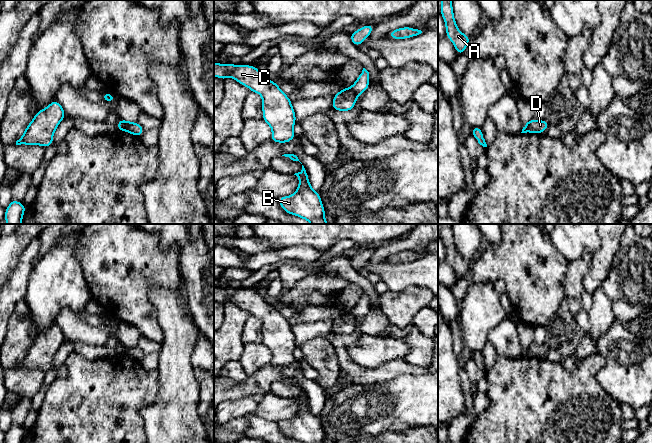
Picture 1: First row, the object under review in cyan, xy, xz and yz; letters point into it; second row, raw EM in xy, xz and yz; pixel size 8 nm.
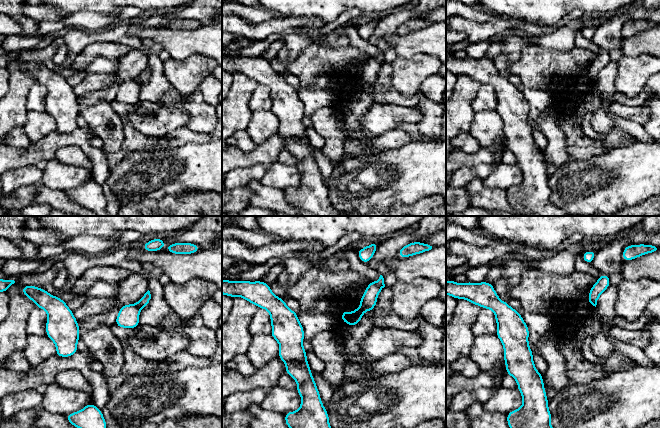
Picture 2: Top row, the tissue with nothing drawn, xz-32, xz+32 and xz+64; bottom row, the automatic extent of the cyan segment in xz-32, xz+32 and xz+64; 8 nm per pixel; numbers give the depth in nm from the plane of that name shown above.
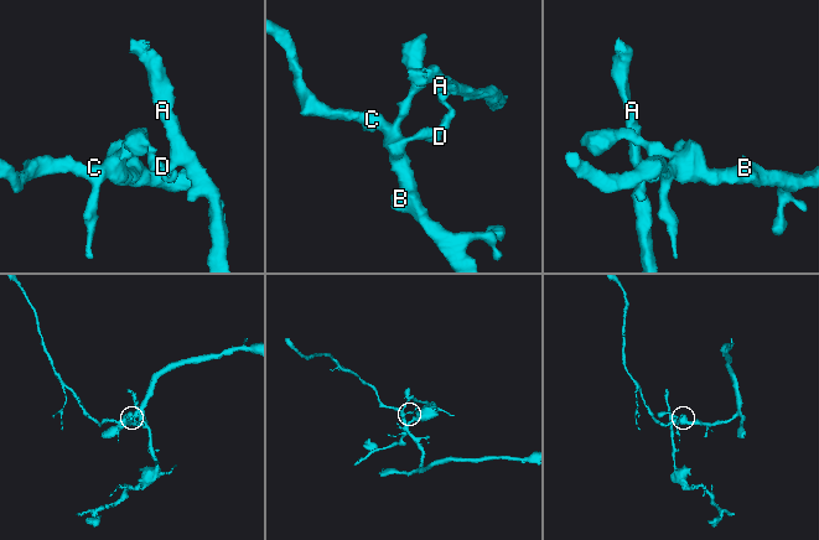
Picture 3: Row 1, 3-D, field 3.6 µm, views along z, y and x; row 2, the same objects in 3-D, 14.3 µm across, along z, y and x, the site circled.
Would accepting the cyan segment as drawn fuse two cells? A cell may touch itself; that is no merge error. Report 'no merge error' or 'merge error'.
merge error

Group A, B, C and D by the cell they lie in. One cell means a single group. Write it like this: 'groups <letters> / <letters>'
groups A / B C D

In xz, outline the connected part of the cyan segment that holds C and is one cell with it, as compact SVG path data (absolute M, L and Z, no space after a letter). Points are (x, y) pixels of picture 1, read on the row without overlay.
M214 287L214 300L225 304L227 301L235 303L238 307L246 310L251 316L258 317L262 320L262 343L271 351L272 359L270 364L276 367L288 367L296 359L293 351L296 348L296 339L292 331L292 326L285 317L283 317L274 305L265 301L265 299L252 289L235 289L235 288L221 288Z

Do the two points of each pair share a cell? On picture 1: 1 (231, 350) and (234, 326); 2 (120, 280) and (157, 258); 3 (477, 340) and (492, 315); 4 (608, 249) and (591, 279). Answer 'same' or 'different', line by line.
1: same
2: same
3: same
4: same

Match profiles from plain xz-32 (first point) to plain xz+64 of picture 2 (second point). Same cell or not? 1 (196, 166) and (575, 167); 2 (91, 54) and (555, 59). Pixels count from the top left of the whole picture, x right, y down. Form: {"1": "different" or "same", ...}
{"1": "same", "2": "same"}

